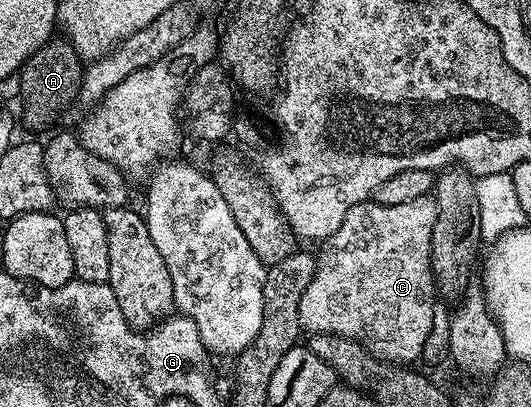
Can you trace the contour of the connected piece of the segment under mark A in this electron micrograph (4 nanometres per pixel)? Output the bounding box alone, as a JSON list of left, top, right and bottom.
[19,39,85,129]

